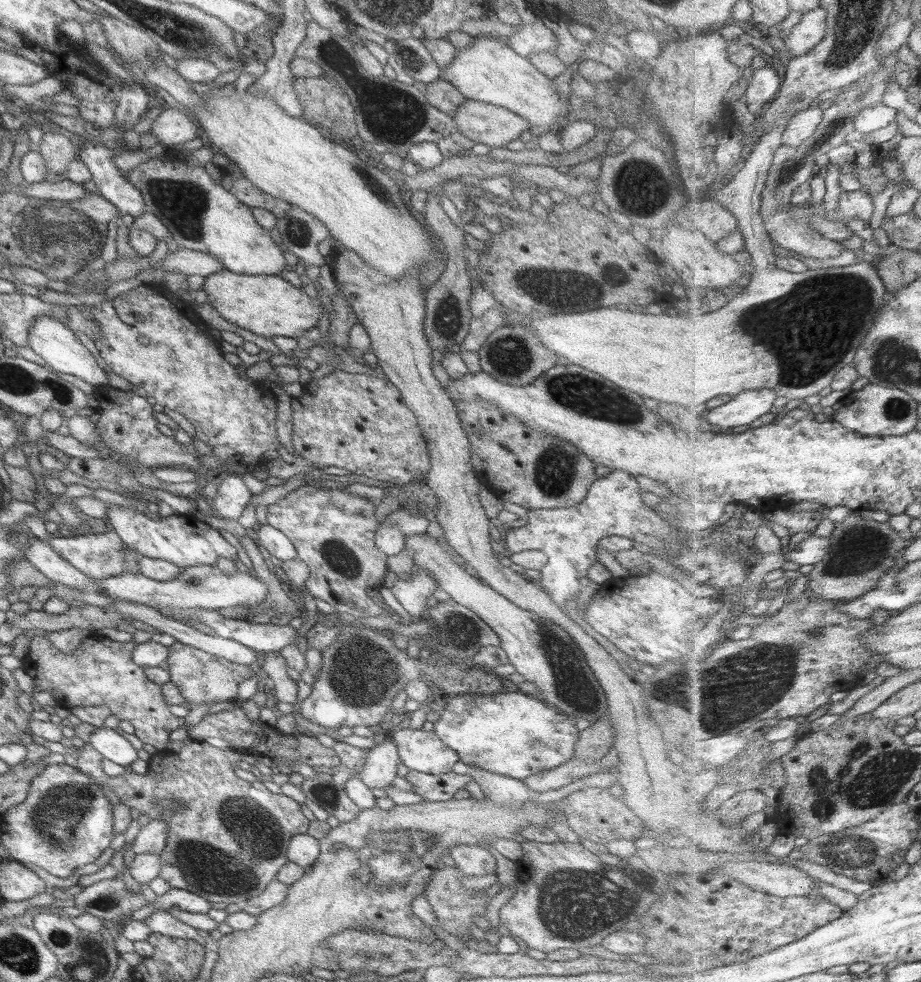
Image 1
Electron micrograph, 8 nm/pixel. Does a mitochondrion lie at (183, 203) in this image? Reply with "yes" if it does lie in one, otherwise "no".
yes

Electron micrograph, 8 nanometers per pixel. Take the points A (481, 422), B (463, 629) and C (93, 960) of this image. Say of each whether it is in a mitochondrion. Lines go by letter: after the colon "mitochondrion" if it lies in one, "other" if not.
A: other
B: mitochondrion
C: mitochondrion

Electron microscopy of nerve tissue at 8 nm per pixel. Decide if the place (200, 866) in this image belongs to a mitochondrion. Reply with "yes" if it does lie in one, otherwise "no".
yes

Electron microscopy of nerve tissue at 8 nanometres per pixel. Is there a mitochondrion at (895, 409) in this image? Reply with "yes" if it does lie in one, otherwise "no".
yes

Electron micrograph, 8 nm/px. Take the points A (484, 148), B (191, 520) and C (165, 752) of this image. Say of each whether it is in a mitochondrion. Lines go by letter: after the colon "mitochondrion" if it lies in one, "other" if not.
A: other
B: other
C: other

